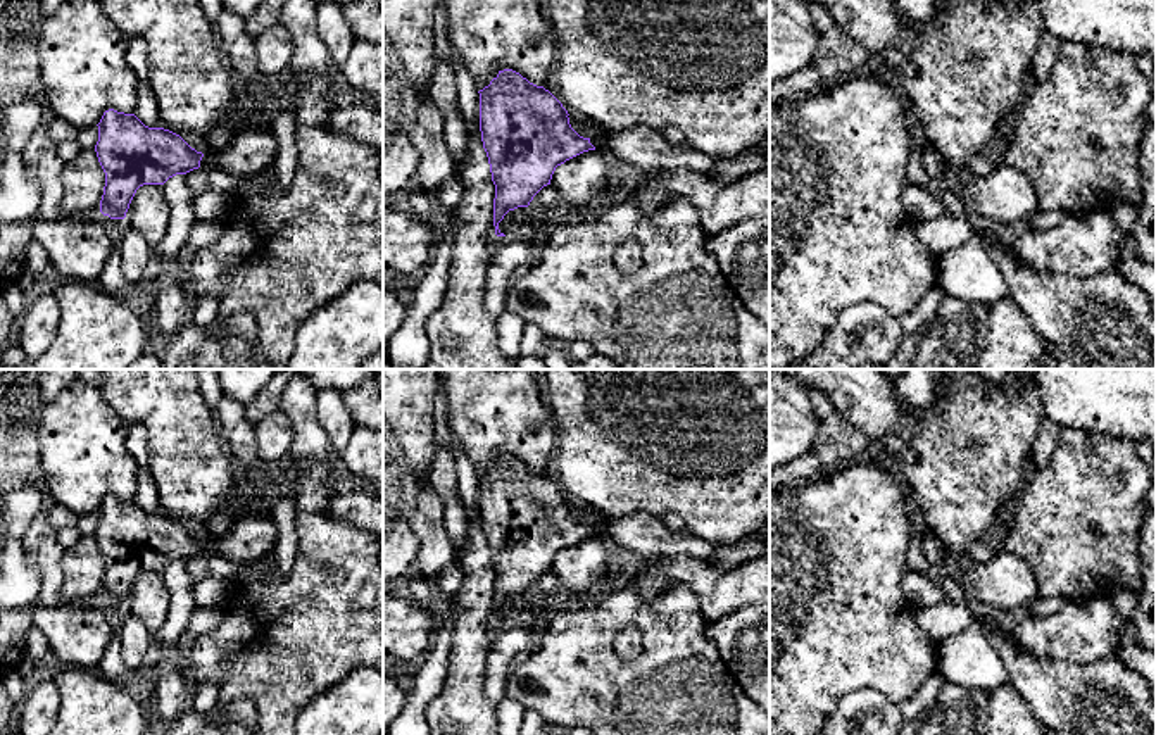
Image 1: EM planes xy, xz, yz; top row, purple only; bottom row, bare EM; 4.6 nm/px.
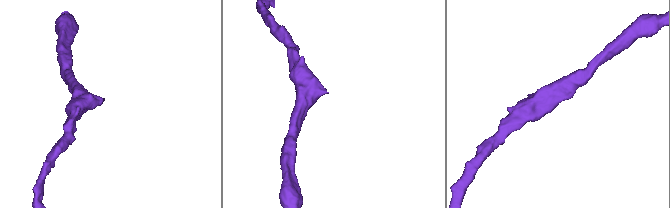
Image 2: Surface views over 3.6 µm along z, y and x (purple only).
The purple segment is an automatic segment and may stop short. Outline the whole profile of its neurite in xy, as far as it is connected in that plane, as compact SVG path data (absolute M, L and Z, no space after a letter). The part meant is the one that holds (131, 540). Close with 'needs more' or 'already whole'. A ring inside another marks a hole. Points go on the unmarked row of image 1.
M109 495L98 512L95 538L105 559L100 599L124 606L136 576L164 571L176 561L219 554L235 564L271 556L278 528L269 516L248 518L229 526L219 538L197 538L179 521L148 514L135 500Z; needs more

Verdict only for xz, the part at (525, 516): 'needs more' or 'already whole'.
needs more

